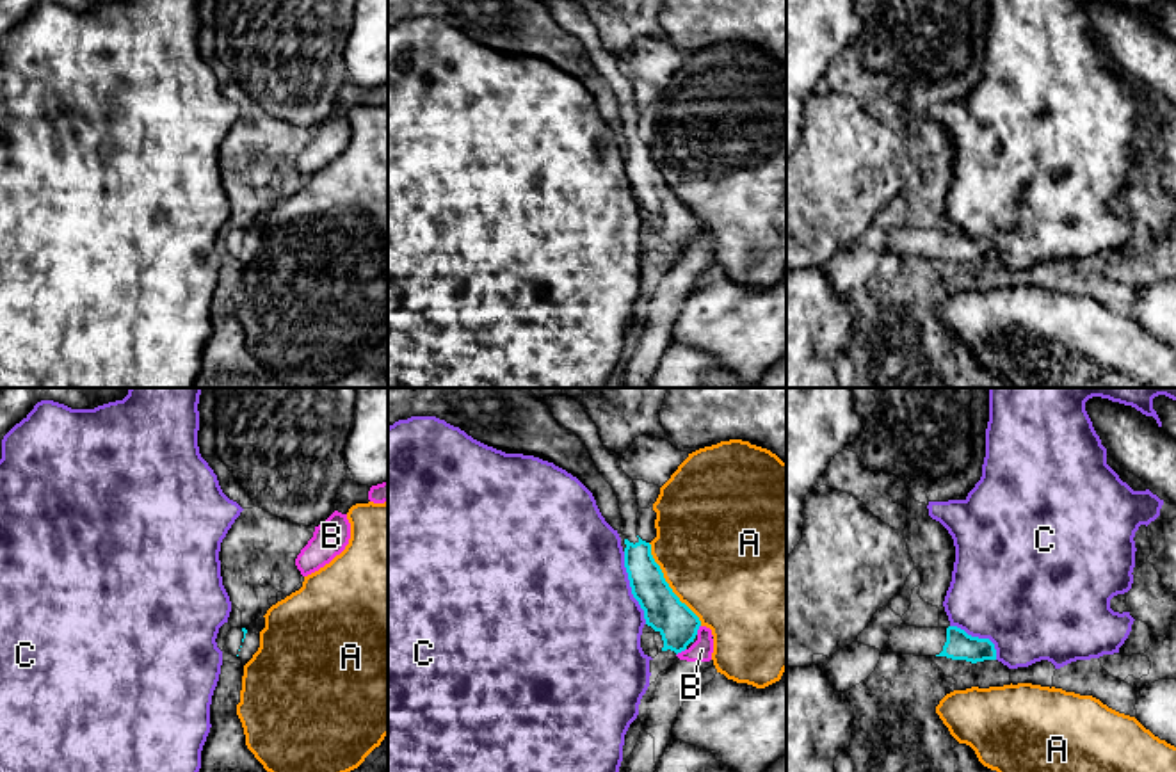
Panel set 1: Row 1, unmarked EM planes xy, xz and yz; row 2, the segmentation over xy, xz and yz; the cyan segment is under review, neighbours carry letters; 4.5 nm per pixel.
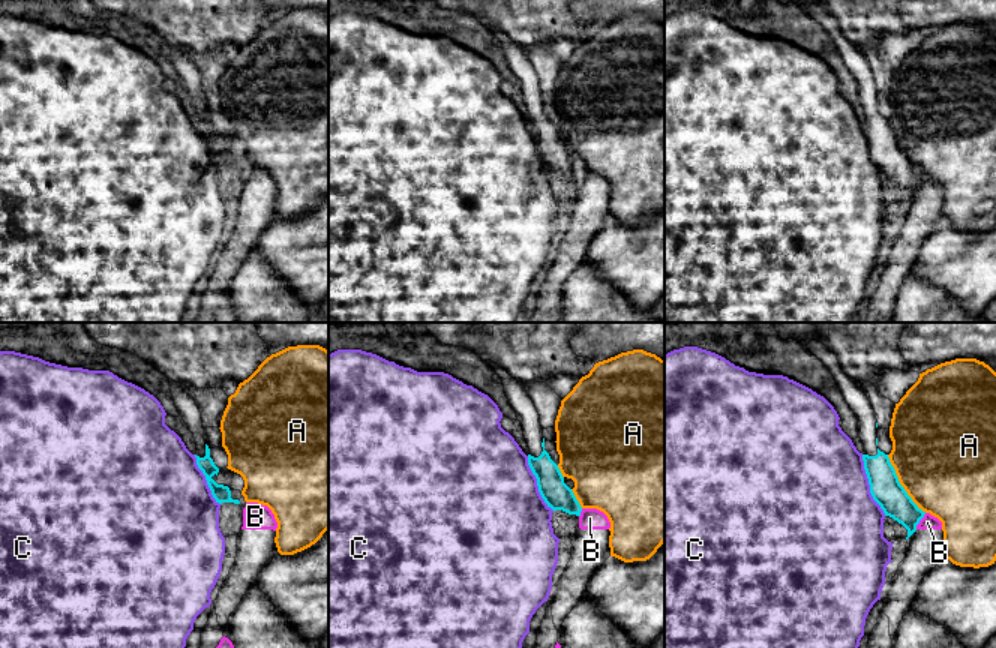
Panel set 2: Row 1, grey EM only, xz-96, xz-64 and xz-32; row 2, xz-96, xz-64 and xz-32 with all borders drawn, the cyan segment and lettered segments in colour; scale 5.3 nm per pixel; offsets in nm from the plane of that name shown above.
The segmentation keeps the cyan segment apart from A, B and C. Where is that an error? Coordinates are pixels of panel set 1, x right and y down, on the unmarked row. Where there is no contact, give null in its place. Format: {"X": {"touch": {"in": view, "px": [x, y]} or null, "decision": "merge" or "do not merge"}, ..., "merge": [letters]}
{"A": {"touch": {"in": "xz", "px": [668, 185]}, "decision": "do not merge"}, "B": {"touch": {"in": "xz", "px": [680, 253]}, "decision": "do not merge"}, "C": {"touch": {"in": "xz", "px": [630, 187]}, "decision": "do not merge"}, "merge": []}

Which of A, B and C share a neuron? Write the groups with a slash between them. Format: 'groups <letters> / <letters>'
groups A / B / C

